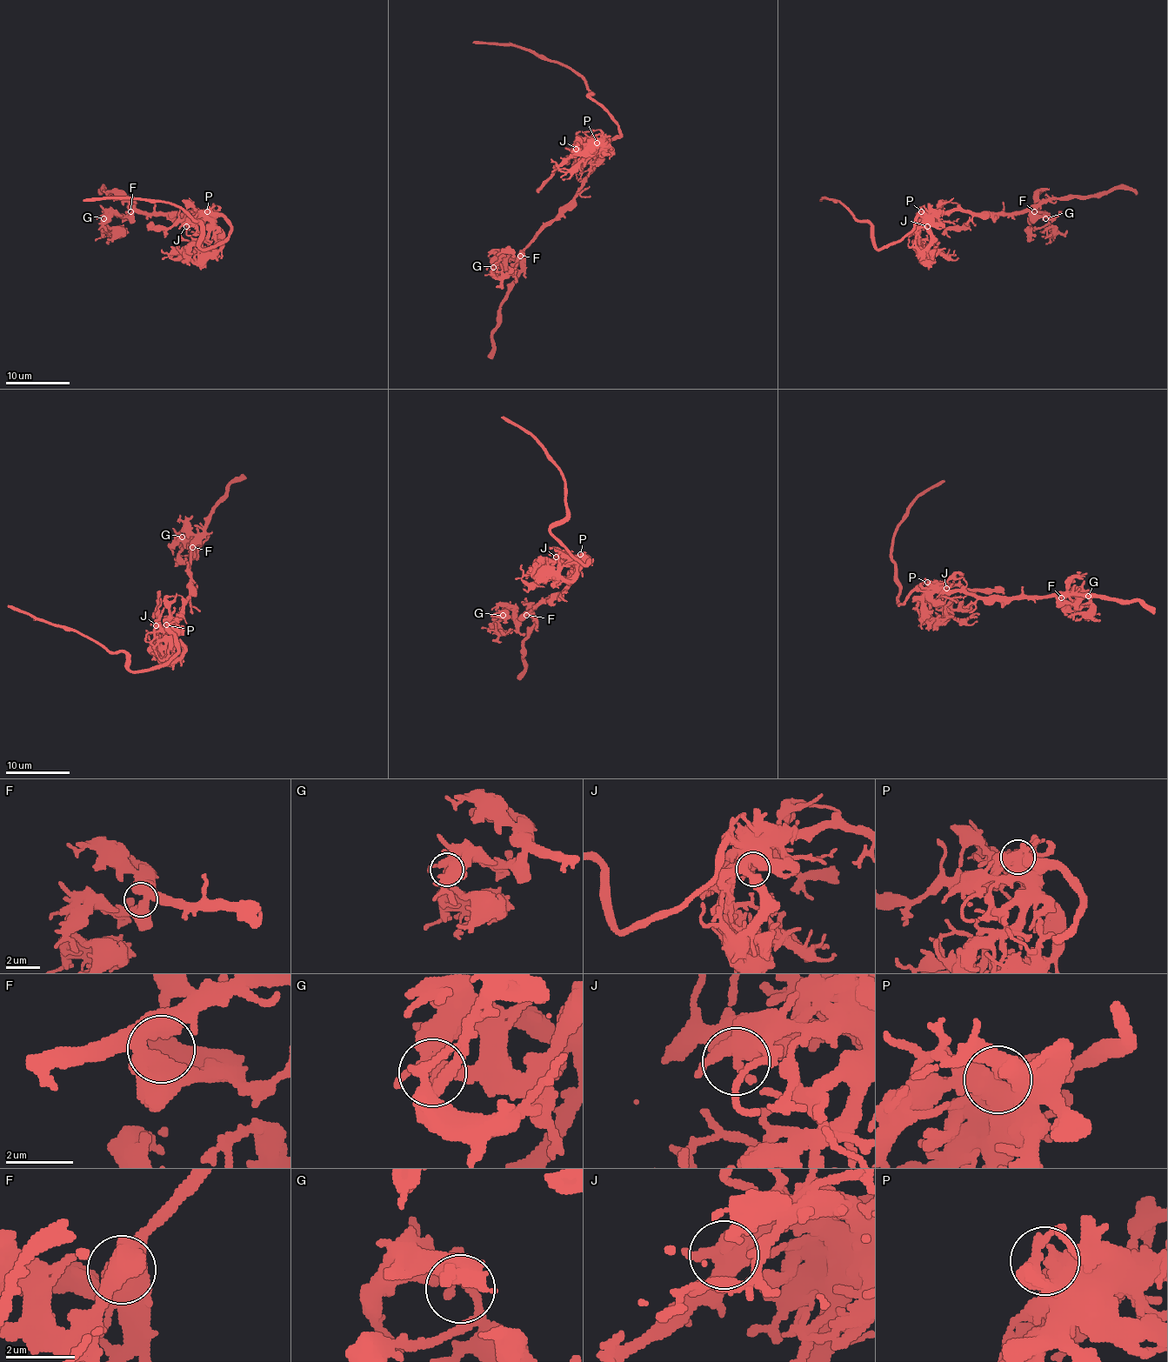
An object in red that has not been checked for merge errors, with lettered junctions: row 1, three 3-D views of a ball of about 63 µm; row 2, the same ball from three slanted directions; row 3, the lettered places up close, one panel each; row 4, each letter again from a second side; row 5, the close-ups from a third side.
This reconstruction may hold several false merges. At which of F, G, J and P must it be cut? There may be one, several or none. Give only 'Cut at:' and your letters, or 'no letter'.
Cut at: no letter

